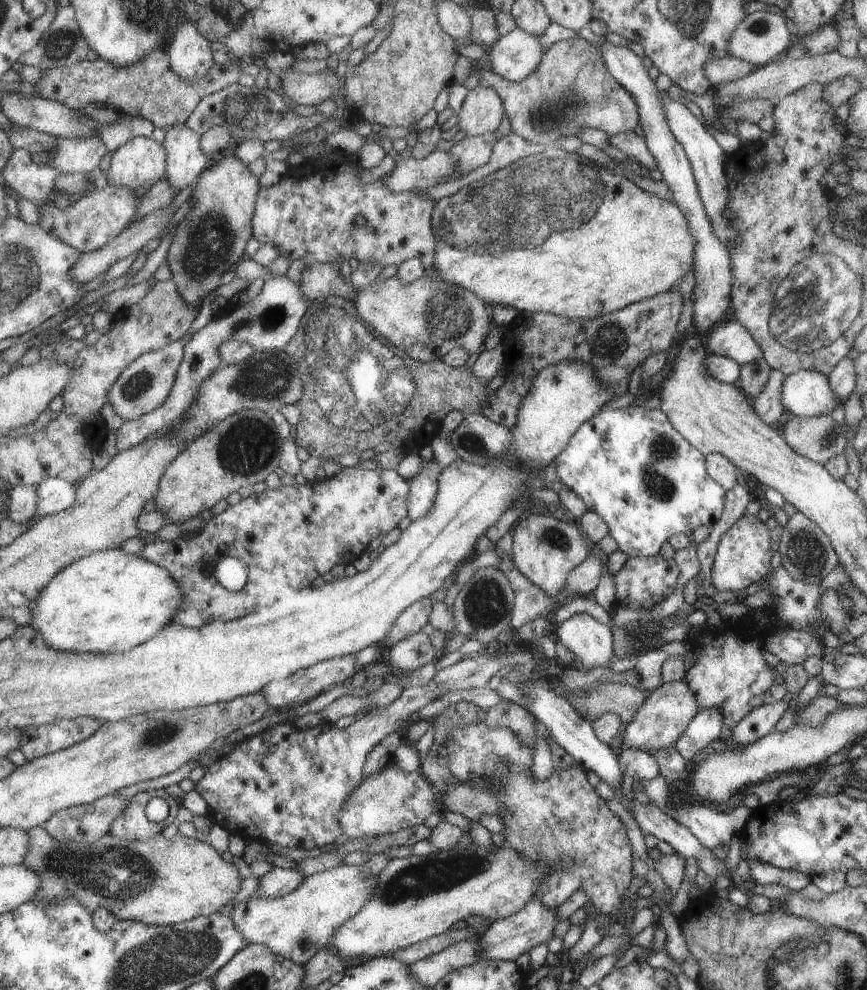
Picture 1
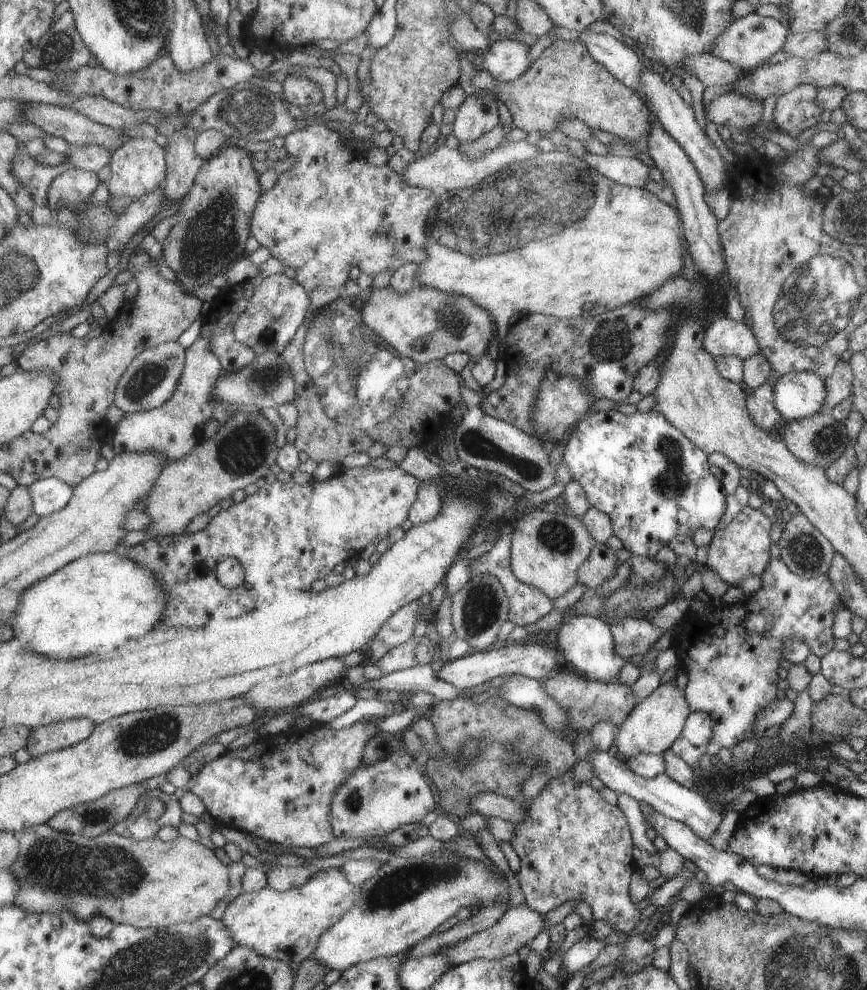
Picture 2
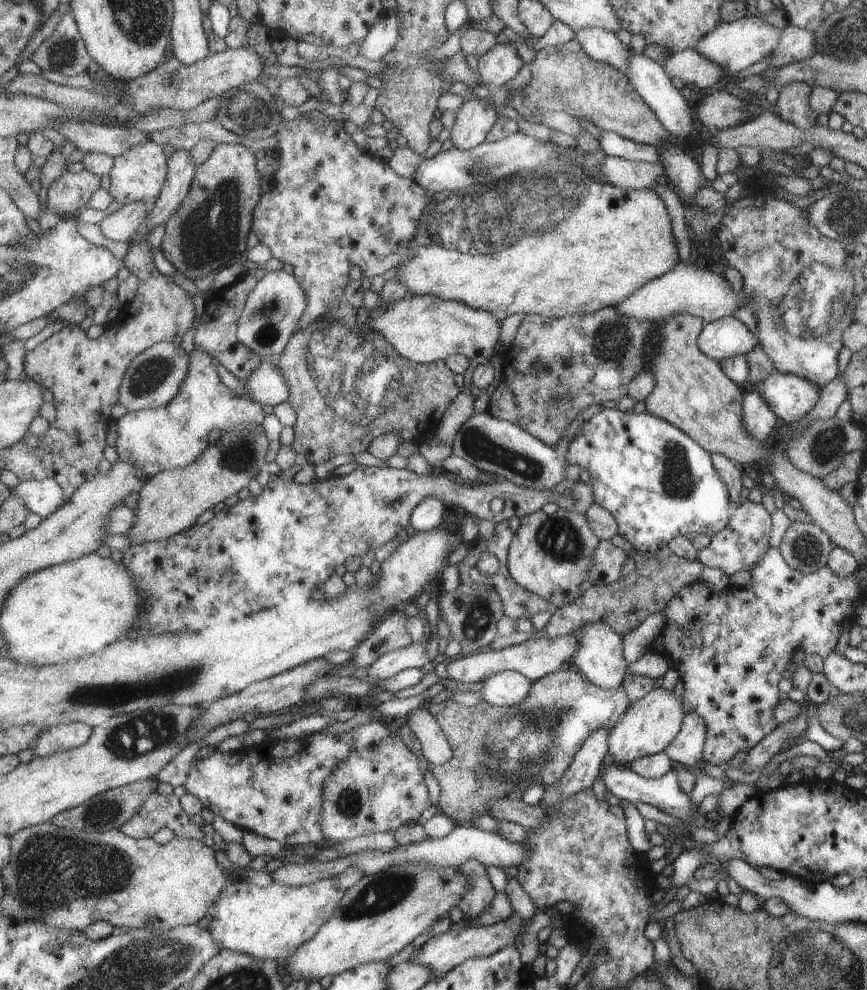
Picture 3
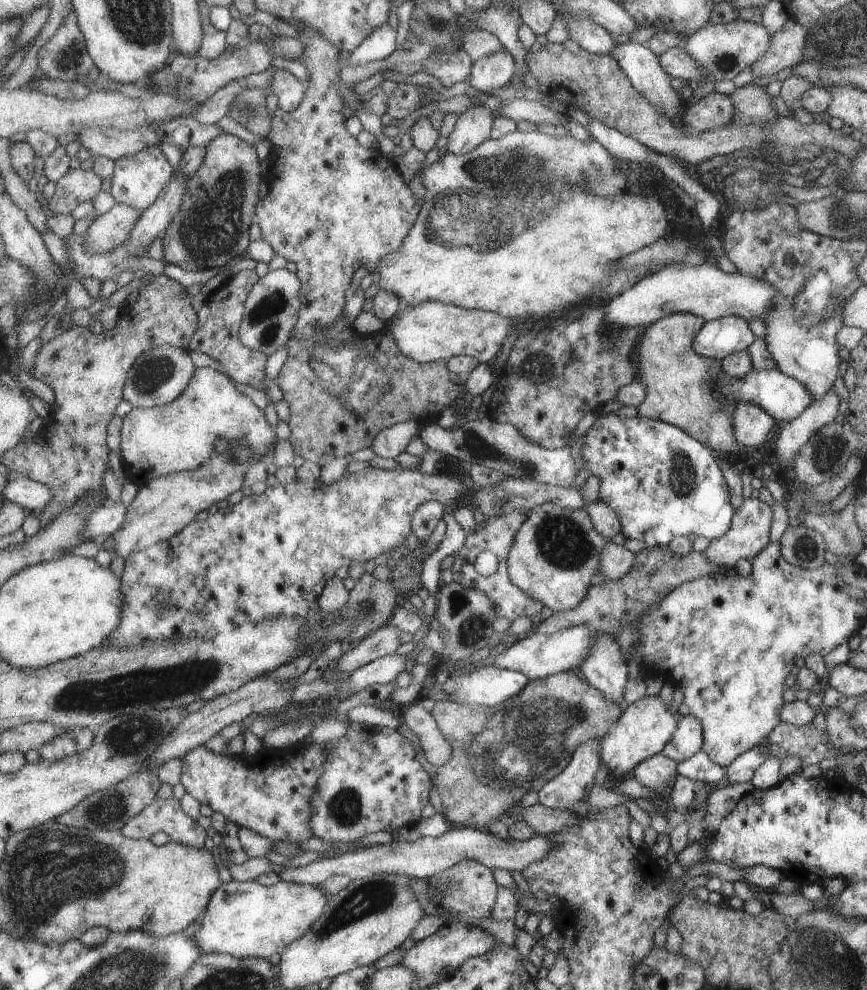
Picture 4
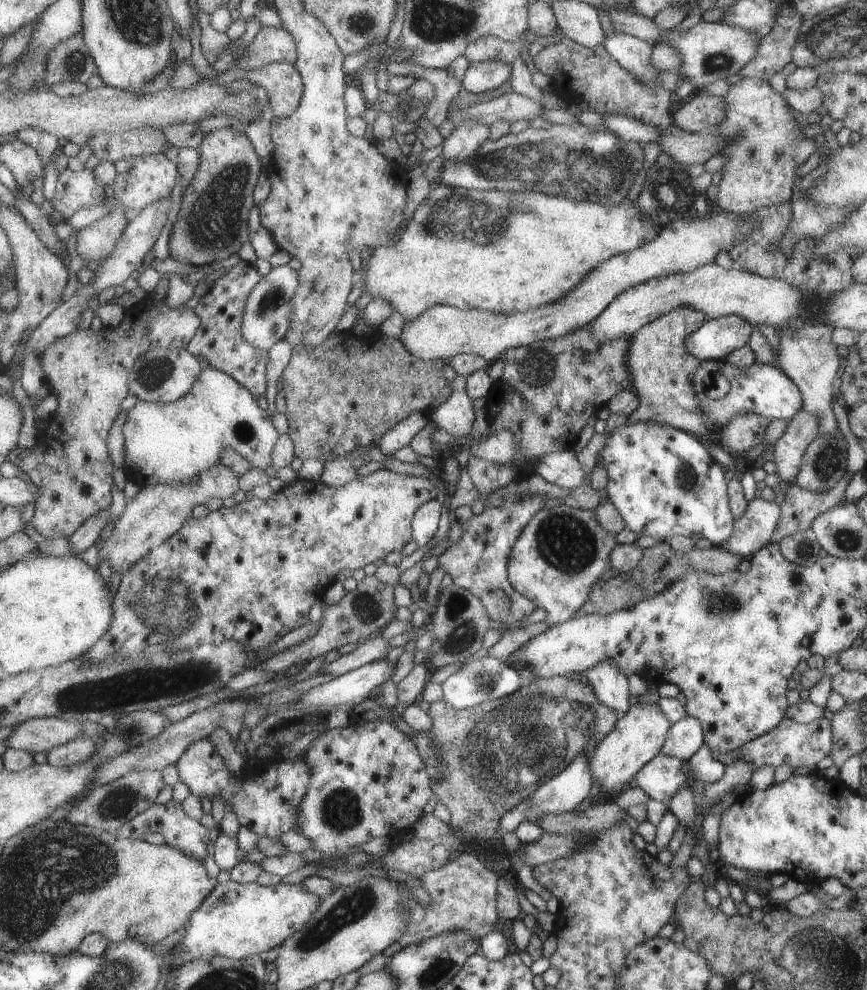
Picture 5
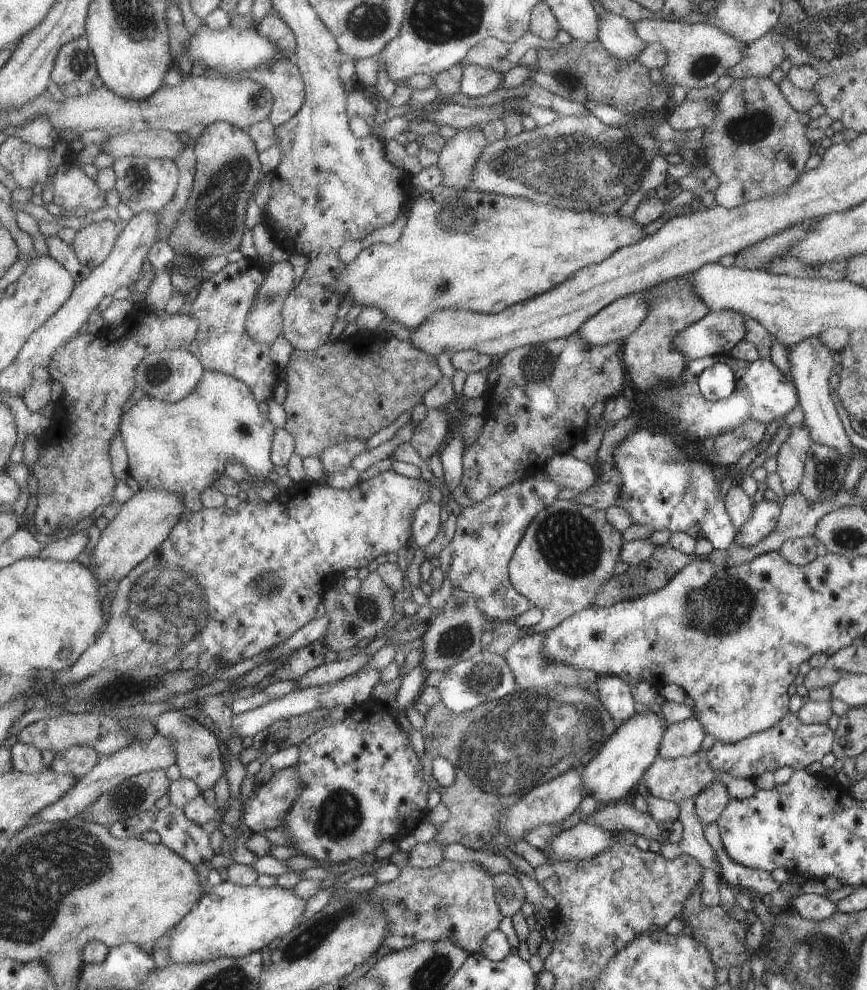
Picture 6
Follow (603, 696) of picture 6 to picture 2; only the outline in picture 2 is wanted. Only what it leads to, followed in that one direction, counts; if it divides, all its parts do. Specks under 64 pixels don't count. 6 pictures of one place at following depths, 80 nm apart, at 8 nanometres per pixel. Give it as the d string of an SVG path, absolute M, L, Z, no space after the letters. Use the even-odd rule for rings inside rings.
M571 615L567 617L558 628L552 641L562 652L567 667L573 669L589 680L615 682L621 666L626 662L614 653L614 642L610 626L599 617L589 615Z

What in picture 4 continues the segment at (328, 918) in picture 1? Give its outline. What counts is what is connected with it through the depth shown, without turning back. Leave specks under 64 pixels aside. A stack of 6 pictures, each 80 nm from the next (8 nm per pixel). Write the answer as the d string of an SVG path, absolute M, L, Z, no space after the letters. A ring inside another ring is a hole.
M232 879L216 890L192 932L204 954L227 953L239 958L267 958L274 952L280 954L287 945L307 933L323 912L328 898L329 895L317 885L279 880L275 884L261 886L255 881Z

